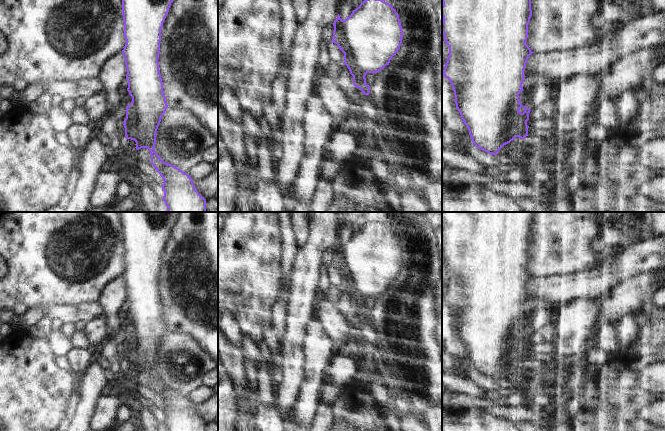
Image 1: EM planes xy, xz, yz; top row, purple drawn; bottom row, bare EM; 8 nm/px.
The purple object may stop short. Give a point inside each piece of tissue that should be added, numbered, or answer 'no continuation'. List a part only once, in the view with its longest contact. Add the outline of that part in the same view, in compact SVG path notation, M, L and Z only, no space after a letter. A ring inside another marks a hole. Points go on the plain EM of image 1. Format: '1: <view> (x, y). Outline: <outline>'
no continuation

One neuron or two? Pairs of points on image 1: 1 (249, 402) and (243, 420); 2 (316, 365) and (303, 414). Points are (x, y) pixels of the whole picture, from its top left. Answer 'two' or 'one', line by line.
1: one
2: one

